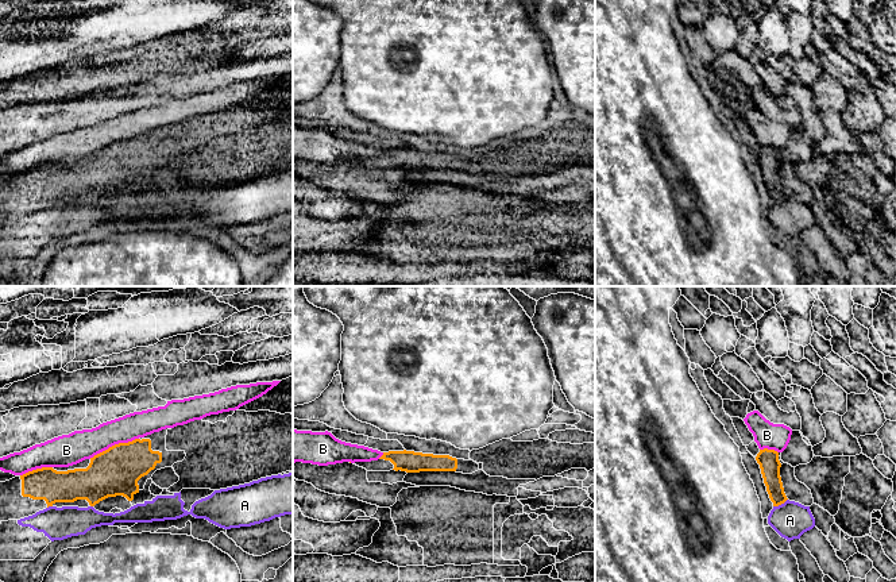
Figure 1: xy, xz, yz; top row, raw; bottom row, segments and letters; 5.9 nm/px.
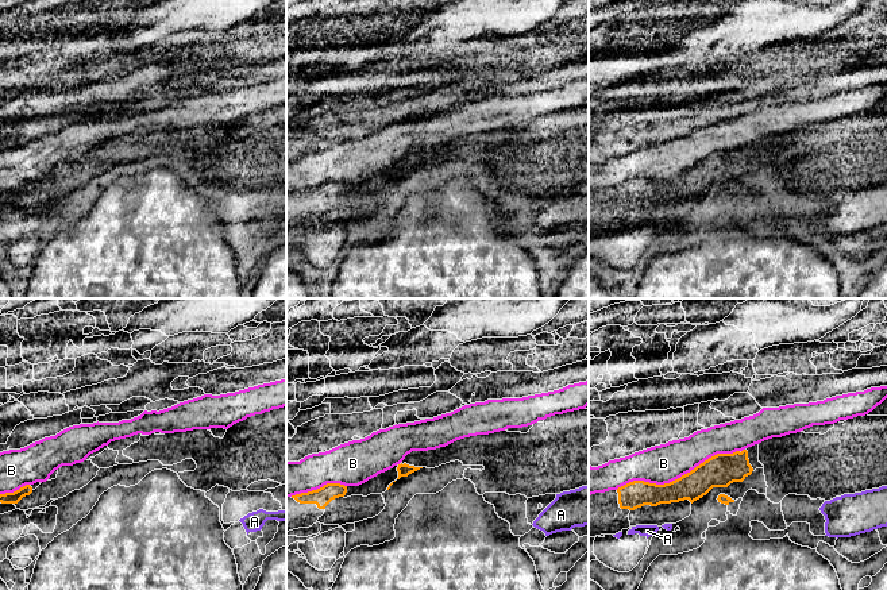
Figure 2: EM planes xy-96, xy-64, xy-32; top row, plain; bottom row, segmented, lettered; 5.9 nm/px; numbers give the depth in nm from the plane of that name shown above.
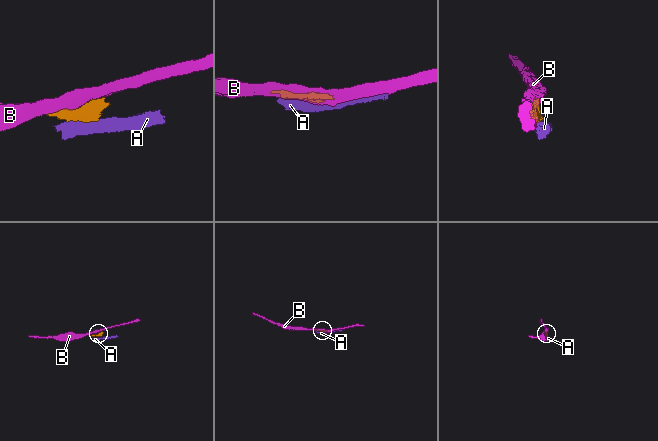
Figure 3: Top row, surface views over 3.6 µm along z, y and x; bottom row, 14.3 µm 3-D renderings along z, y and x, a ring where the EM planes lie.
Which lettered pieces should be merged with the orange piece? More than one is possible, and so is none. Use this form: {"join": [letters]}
{"join": []}

